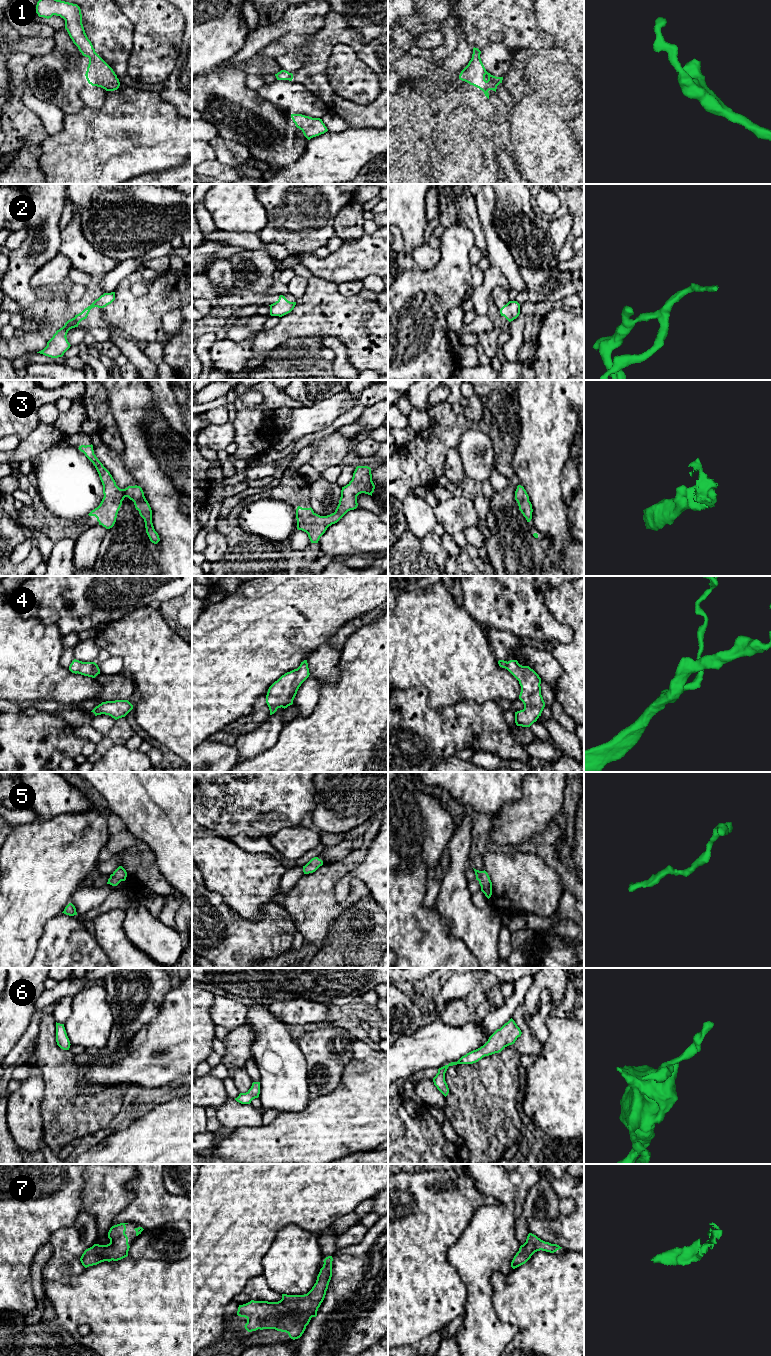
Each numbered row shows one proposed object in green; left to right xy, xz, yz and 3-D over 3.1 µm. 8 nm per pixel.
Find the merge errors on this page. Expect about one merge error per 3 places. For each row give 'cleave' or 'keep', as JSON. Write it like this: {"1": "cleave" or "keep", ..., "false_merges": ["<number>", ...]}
{"1": "keep", "2": "keep", "3": "keep", "4": "keep", "5": "keep", "6": "keep", "7": "keep", "false_merges": []}

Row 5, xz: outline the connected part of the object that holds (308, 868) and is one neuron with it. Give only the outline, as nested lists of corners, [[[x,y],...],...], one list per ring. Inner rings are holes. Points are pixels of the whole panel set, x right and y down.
[[[314,857],[305,866],[303,866],[303,872],[304,874],[313,873],[322,865],[323,861],[318,857]]]

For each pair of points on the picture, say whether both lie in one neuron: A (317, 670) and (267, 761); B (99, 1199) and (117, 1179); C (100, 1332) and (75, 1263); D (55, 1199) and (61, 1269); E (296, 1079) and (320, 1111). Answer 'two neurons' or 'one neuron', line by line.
A: two neurons
B: one neuron
C: two neurons
D: two neurons
E: two neurons

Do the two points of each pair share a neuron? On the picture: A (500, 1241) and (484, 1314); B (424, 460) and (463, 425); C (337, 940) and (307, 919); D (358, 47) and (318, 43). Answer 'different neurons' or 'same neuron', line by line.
A: same neuron
B: same neuron
C: different neurons
D: same neuron

